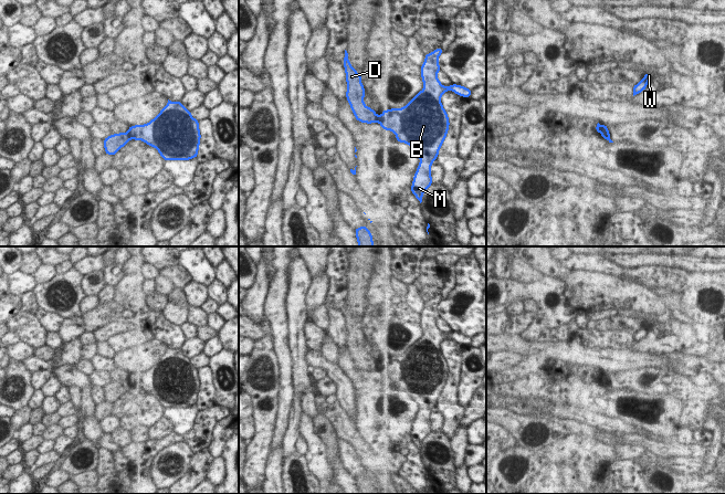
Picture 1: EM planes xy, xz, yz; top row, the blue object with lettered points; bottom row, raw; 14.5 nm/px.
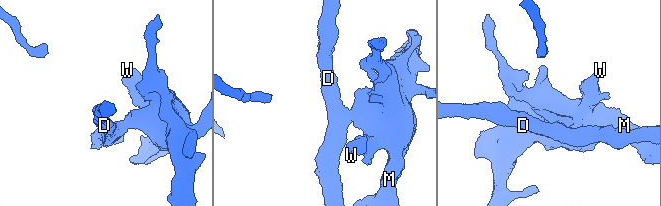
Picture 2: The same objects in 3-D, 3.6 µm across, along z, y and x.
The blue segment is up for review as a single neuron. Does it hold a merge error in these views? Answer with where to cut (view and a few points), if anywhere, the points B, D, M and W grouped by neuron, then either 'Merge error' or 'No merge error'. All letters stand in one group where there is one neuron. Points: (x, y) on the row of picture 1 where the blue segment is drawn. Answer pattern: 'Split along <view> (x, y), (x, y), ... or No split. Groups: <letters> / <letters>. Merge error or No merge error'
Split along xz (375, 114), (378, 122). Groups: B M W / D. Merge error

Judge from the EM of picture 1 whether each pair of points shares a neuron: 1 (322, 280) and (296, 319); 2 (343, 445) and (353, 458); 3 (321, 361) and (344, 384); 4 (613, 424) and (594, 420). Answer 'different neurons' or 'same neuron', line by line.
1: different neurons
2: same neuron
3: same neuron
4: same neuron

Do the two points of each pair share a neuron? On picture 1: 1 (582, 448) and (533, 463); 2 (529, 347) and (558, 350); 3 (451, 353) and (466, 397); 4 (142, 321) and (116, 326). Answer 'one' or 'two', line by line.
1: one
2: one
3: two
4: one

